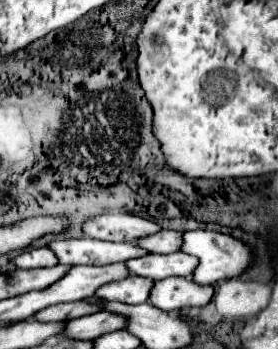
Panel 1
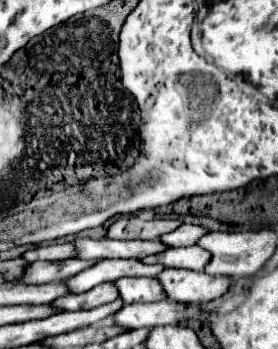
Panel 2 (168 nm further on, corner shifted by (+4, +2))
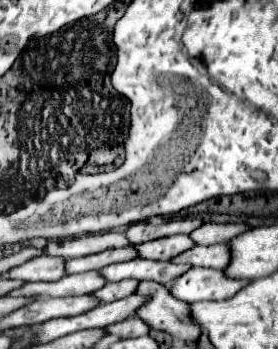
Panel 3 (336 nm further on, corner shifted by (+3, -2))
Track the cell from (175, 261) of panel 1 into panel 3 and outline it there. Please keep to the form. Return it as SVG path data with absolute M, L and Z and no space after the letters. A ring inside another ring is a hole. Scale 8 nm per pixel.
M220 243L220 245L196 245L188 251L184 251L182 255L178 255L176 259L172 259L174 263L190 263L192 267L212 267L212 269L226 269L230 265L230 249L228 245Z

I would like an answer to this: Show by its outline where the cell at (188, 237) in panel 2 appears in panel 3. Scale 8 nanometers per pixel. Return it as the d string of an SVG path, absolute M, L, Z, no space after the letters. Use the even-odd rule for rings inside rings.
M204 223L196 231L192 231L190 237L196 241L196 245L216 245L228 243L248 229L250 227L244 223Z

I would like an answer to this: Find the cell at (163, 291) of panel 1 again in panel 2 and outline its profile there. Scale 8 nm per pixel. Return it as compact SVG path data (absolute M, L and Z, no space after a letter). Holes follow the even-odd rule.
M163 269L157 277L169 301L175 303L209 303L231 285L231 277L211 277L203 271L189 269Z

